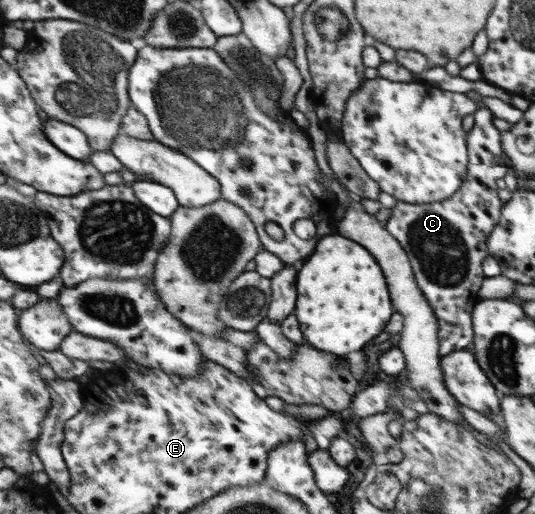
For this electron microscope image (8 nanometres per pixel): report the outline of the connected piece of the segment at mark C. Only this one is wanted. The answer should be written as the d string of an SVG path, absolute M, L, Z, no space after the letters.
M487 108L476 109L473 113L473 126L468 133L468 175L457 192L453 192L447 200L438 203L407 204L404 201L396 201L384 227L389 234L400 243L404 253L415 271L415 284L432 306L439 326L439 341L441 354L449 354L453 351L469 349L472 337L472 322L470 313L479 300L479 289L484 282L483 261L489 256L487 252L488 237L492 229L500 221L500 213L503 202L498 197L498 188L495 186L497 179L505 177L513 172L513 164L506 157L501 147L500 132L493 126L491 120L494 115Z

